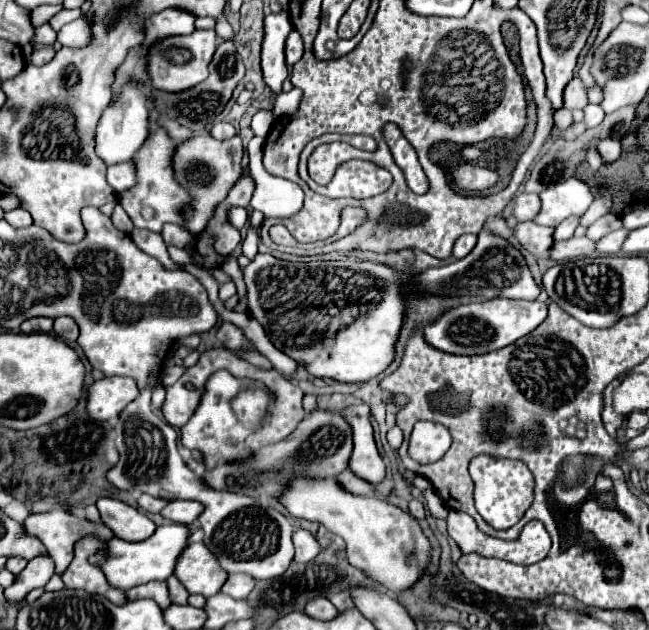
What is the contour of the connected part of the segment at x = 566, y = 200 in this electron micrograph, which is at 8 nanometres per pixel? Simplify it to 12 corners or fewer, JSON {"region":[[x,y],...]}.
{"region":[[571,177],[541,193],[537,223],[557,227],[593,201],[587,183]]}

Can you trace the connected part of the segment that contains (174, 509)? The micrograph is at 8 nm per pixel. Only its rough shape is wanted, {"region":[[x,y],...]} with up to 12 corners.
{"region":[[169,501],[161,515],[173,523],[193,525],[203,511],[197,501]]}

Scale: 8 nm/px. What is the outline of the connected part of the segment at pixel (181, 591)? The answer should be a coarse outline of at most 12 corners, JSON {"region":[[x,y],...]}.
{"region":[[177,577],[167,579],[171,601],[187,605],[189,593]]}

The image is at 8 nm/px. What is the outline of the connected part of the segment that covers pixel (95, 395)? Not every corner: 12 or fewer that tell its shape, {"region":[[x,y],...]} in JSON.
{"region":[[105,377],[89,387],[87,413],[117,417],[137,395],[131,377]]}

